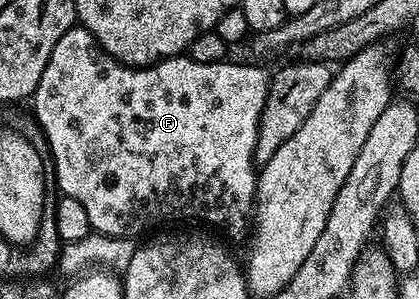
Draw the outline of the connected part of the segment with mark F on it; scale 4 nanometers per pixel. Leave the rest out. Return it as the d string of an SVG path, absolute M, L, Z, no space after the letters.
M79 25L71 27L69 31L62 33L62 37L58 37L58 45L54 45L54 53L50 53L46 69L42 69L42 81L38 81L36 86L34 119L50 145L59 194L69 195L74 197L74 201L79 201L82 209L86 209L86 217L90 217L93 232L114 238L139 237L143 231L151 229L152 223L164 223L167 219L197 219L208 227L217 227L222 234L229 235L232 239L240 239L247 231L249 234L254 223L258 178L256 142L260 132L260 116L264 114L264 102L268 96L268 83L256 83L255 77L248 71L234 72L229 83L168 83L168 66L164 61L138 68L117 63L116 58L107 55L96 38Z

